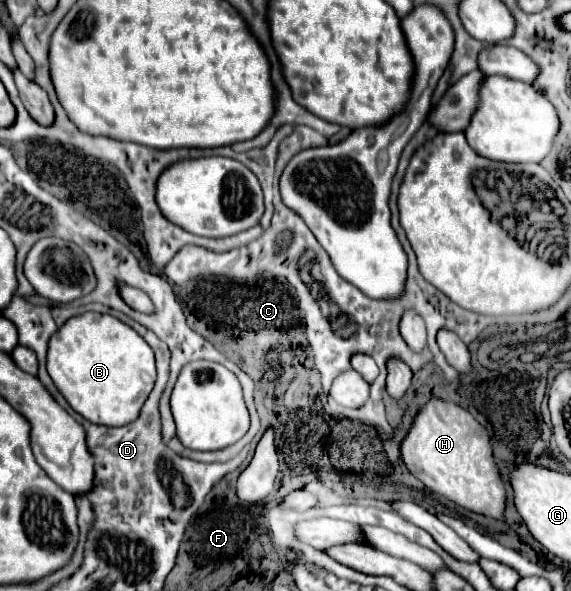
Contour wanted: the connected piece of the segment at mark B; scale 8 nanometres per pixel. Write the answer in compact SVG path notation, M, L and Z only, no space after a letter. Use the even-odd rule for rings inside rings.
M86 312L70 318L48 344L48 374L52 376L56 388L64 394L68 404L94 424L120 426L136 420L144 400L150 396L156 384L156 360L152 348L142 340L142 336L110 314Z

